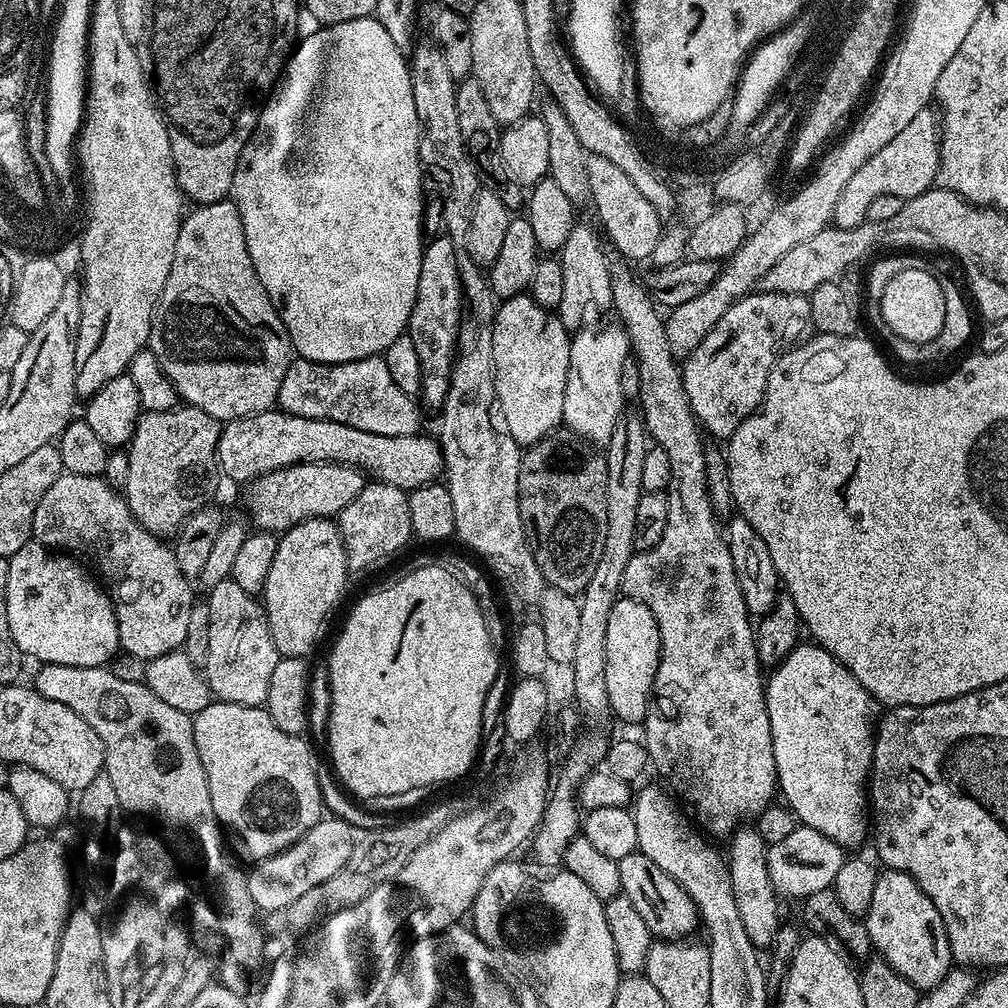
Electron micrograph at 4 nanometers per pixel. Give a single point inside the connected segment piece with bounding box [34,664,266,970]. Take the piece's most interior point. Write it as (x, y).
(150, 756)

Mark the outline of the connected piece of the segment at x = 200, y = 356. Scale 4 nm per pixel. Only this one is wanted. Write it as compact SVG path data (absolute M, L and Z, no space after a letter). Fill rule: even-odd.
M225 198L213 204L202 204L193 207L193 212L183 217L178 230L178 246L174 246L174 266L170 266L170 278L166 278L166 286L162 290L160 300L155 306L152 318L152 329L148 335L147 347L161 360L160 368L168 375L168 380L176 388L176 395L185 405L210 414L210 418L221 422L237 420L243 416L253 416L259 412L267 412L279 401L282 380L286 378L286 370L292 365L294 349L292 339L274 306L270 302L270 294L258 282L258 274L254 270L254 262L250 262L250 254L246 250L246 234L242 226L240 211L231 199Z

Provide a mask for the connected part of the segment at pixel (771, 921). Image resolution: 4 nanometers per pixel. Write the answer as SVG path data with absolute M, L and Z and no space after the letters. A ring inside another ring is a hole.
M743 828L731 833L732 849L726 852L730 882L733 883L734 898L737 899L738 913L742 918L742 925L746 928L746 934L755 945L768 946L771 945L782 923L781 901L770 882L766 841L762 839L759 831L752 829L751 832L750 829Z

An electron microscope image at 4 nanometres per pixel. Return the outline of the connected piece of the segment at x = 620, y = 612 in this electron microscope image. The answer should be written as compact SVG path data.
M617 600L614 610L610 610L610 622L606 622L606 694L613 717L636 725L647 717L661 647L662 637L652 611L640 600Z

